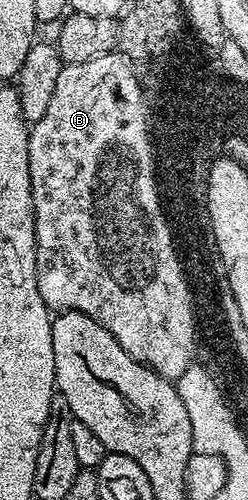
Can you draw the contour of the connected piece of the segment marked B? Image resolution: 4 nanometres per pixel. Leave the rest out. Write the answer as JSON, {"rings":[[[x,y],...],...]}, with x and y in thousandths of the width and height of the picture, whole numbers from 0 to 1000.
{"rings":[[[472,100],[444,102],[419,114],[371,114],[371,122],[339,122],[335,126],[270,126],[254,132],[242,156],[226,162],[226,186],[210,186],[210,202],[194,210],[190,224],[177,226],[177,234],[161,234],[161,242],[153,246],[141,246],[121,254],[113,330],[121,332],[121,368],[129,370],[129,394],[137,396],[137,464],[145,466],[145,498],[153,500],[145,546],[153,548],[161,594],[177,594],[177,602],[185,604],[190,614],[202,616],[206,624],[246,626],[258,622],[323,622],[355,634],[371,634],[407,654],[435,658],[435,662],[452,666],[452,674],[468,674],[468,682],[484,682],[484,698],[500,698],[500,706],[516,706],[556,726],[577,726],[585,734],[605,734],[629,746],[645,746],[665,758],[714,762],[730,750],[766,736],[754,728],[754,720],[766,718],[770,694],[778,692],[778,658],[794,654],[802,640],[790,636],[786,596],[774,588],[774,576],[750,560],[738,520],[726,516],[726,502],[710,492],[690,440],[677,436],[673,424],[661,420],[661,398],[645,388],[637,354],[629,348],[629,320],[605,304],[605,288],[613,282],[597,282],[589,272],[589,236],[581,236],[573,214],[573,206],[589,200],[589,196],[593,192],[581,188],[573,160],[560,158],[540,128]]]}

